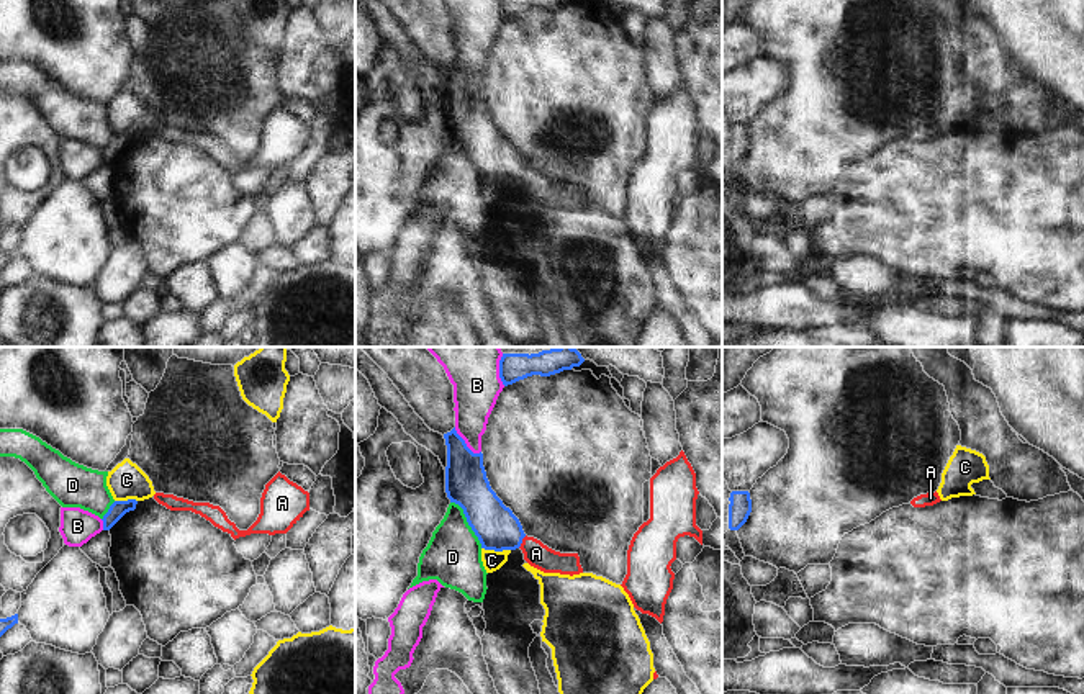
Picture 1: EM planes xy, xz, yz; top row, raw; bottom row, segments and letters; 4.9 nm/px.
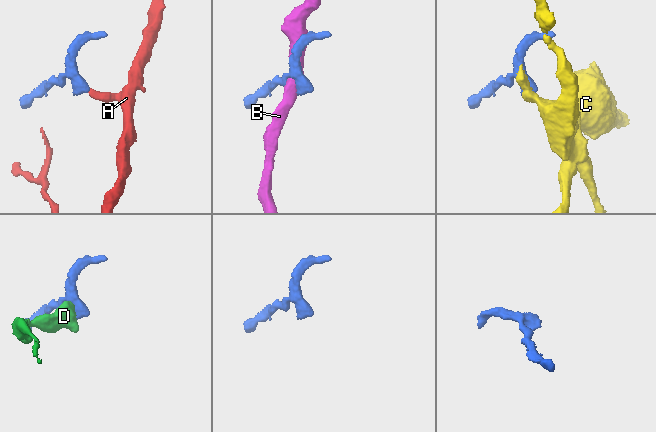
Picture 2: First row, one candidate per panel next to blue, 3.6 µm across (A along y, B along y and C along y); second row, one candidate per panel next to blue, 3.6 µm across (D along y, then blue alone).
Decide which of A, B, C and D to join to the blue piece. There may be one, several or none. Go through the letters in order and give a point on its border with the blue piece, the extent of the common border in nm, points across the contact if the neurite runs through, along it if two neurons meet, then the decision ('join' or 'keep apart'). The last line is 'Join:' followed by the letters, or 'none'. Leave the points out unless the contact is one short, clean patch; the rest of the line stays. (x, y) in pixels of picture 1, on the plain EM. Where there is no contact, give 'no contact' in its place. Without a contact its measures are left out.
A: meets blue in xz at (521, 175); contact 80 nm long; runs through xz (496, 161), (521, 175), (536, 187); join
B: meets blue in xz at (465, 77); contact 180 nm long; keep apart
C: meets blue in xz at (496, 184); contact 140 nm long; keep apart
D: meets blue in xz at (467, 154); contact 280 nm long; border along xz (451, 135), (462, 143), (467, 157), (482, 180); keep apart
Join: A

